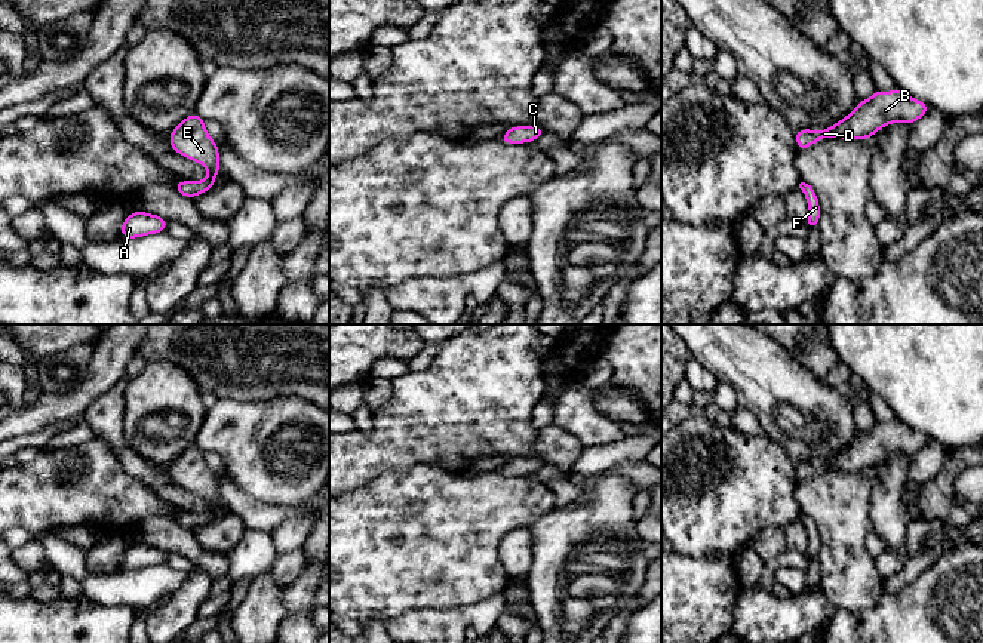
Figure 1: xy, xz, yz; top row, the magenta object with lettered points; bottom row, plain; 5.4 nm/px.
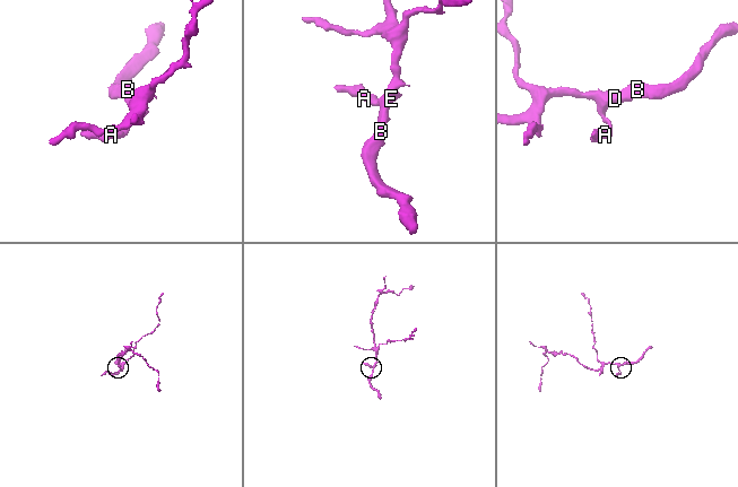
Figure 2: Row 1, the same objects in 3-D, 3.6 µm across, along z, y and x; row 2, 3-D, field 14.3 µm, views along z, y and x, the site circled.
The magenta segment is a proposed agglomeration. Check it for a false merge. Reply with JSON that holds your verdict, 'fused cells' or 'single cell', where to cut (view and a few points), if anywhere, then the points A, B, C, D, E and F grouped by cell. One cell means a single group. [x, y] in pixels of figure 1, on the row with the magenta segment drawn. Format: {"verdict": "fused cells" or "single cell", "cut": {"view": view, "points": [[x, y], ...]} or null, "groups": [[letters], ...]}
{"verdict": "single cell", "cut": null, "groups": [["A", "B", "C", "D", "E", "F"]]}

